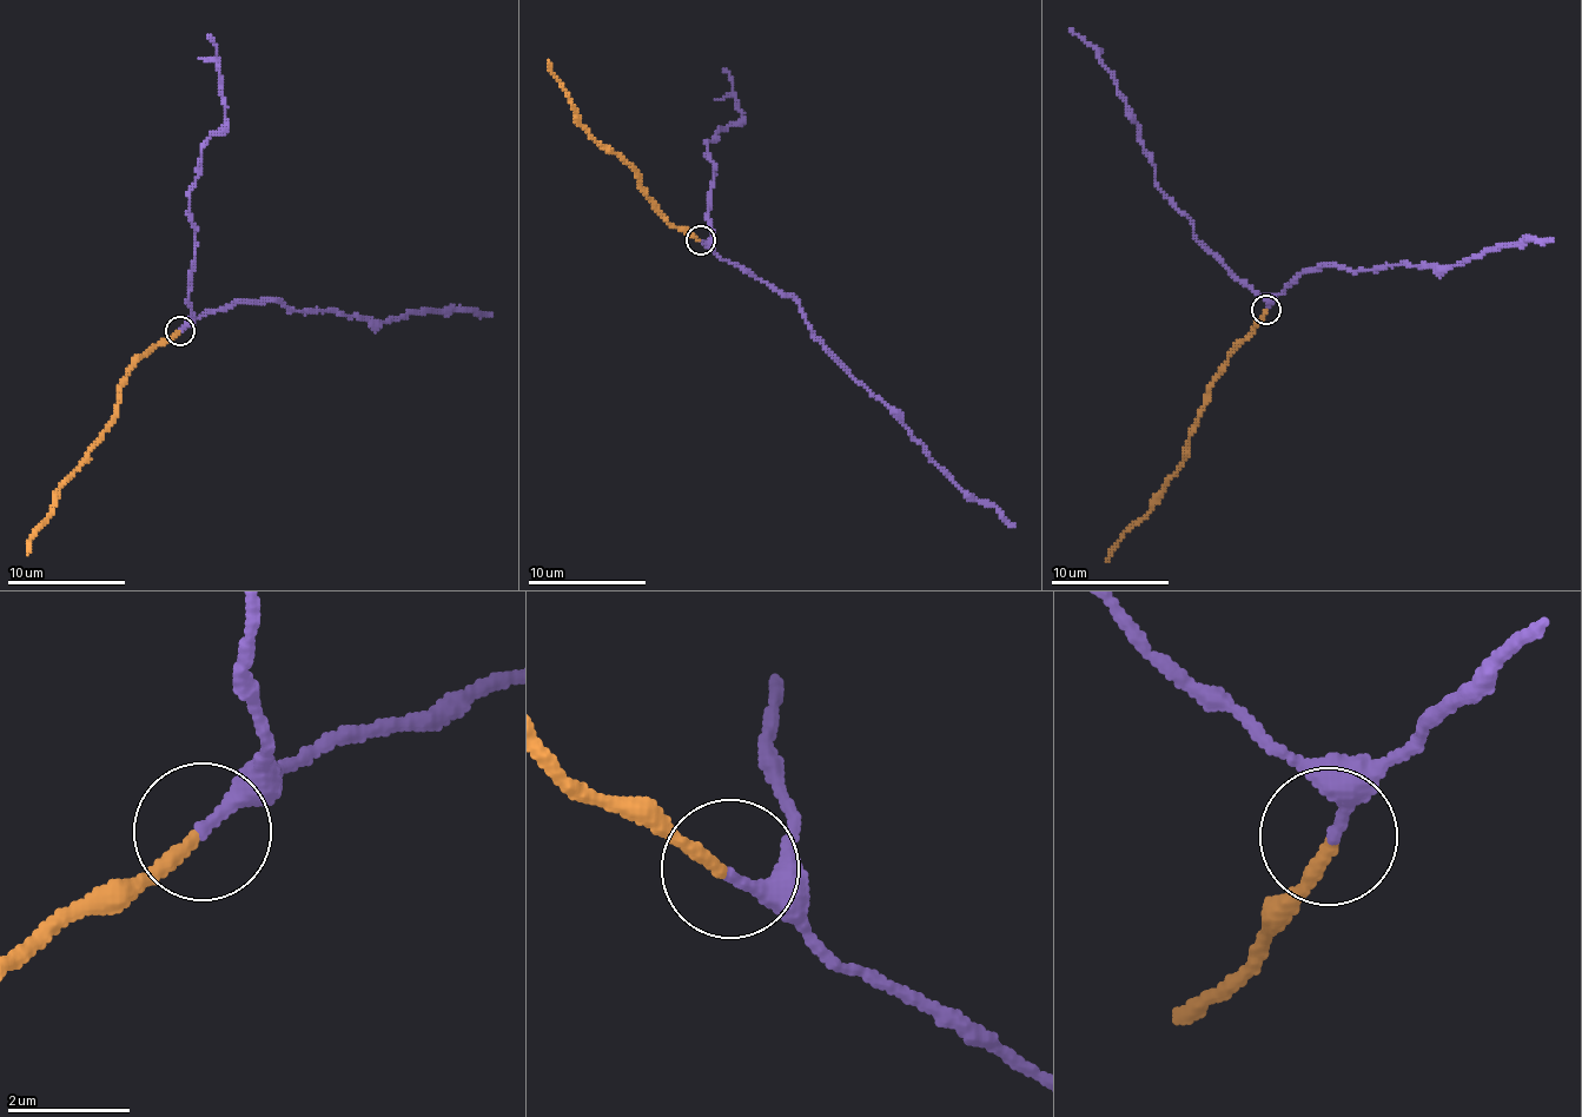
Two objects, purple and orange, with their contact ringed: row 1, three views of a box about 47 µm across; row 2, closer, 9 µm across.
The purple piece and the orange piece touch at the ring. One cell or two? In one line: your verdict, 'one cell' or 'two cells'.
one cell

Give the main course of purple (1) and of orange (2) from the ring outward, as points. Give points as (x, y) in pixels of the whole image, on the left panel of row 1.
1: (179, 331), (203, 312), (270, 301), (290, 310), (343, 312), (389, 322), (428, 311), (465, 310), (491, 316)
2: (179, 331), (152, 348), (126, 371), (118, 414), (85, 462), (59, 489), (57, 506), (31, 539), (27, 555)

